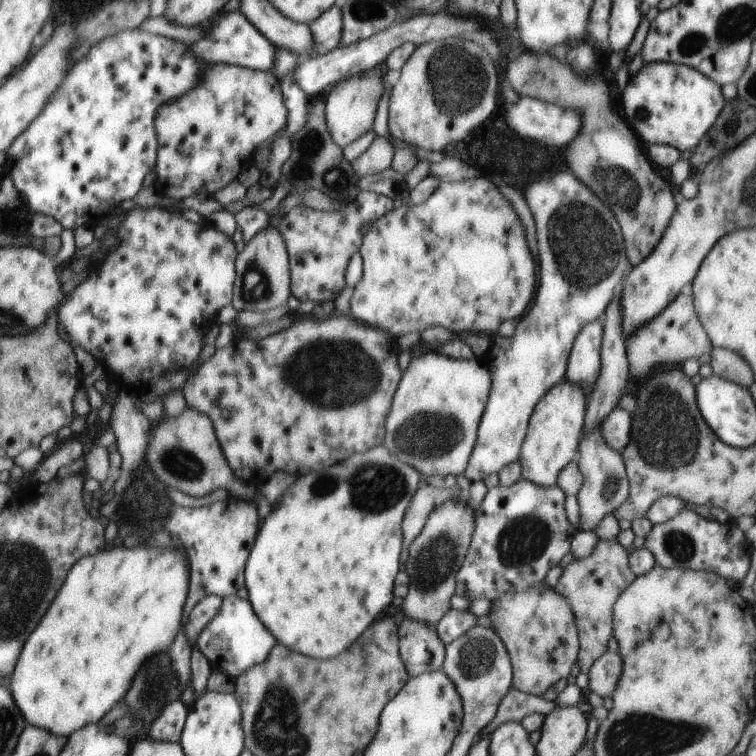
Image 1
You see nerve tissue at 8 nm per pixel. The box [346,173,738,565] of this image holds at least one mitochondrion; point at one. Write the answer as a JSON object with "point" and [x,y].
{"point":[666,439]}

